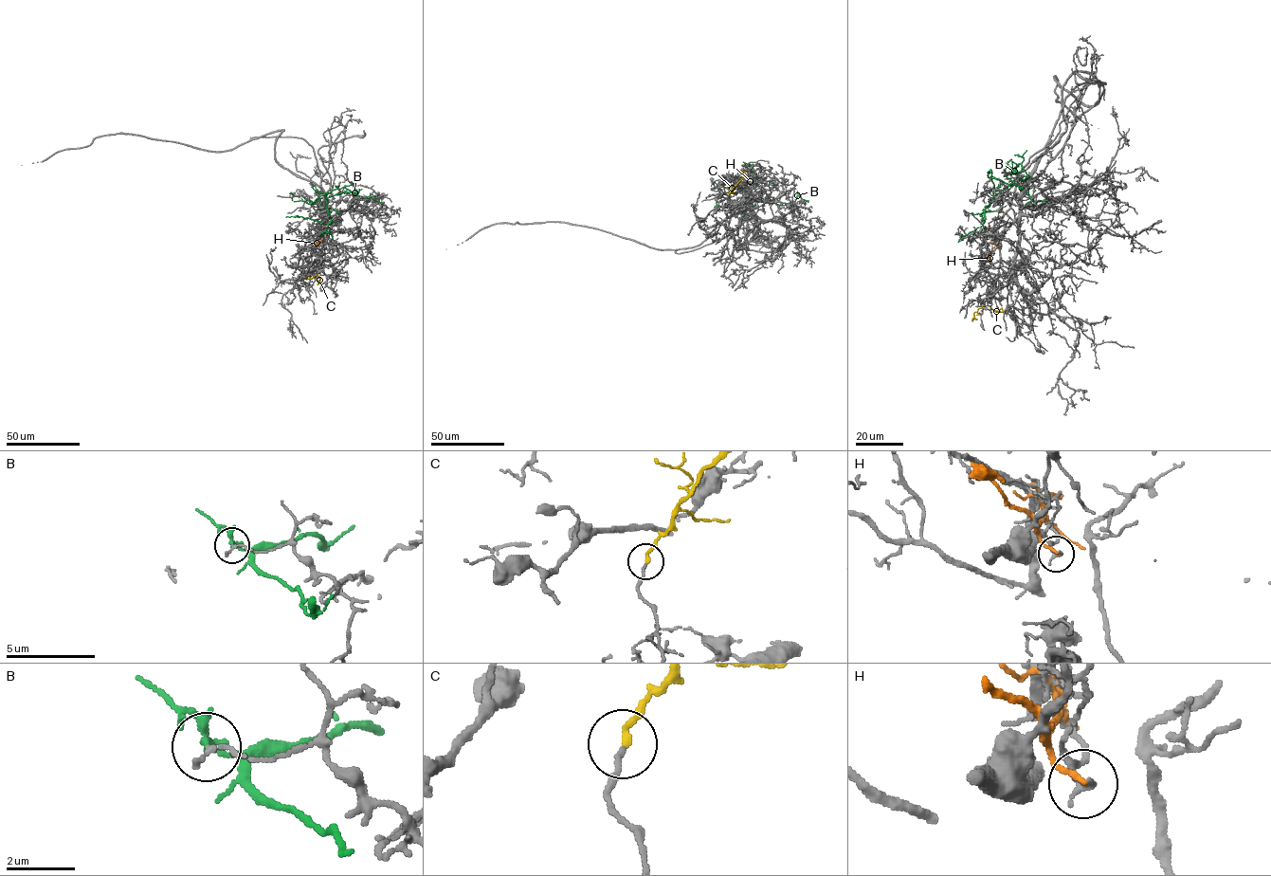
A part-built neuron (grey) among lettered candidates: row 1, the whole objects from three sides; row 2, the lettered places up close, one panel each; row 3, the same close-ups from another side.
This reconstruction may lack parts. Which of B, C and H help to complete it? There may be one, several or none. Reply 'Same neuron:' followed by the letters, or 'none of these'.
Same neuron: C

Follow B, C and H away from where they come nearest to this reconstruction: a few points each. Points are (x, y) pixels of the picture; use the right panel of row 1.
B: (1009, 180), (1027, 177), (1020, 163), (1017, 182), (992, 199), (984, 222), (980, 215), (984, 210), (1003, 212)
C: (1011, 311), (998, 312), (989, 306), (982, 306), (973, 314), (972, 320)
H: (1000, 246), (997, 246), (989, 225)

